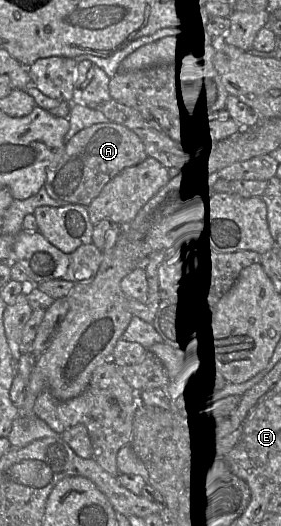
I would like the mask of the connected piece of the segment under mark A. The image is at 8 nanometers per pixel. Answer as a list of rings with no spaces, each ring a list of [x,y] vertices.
[[[112,121],[94,124],[69,139],[62,158],[47,174],[44,187],[53,199],[88,206],[111,178],[146,157],[143,143],[129,128]]]

